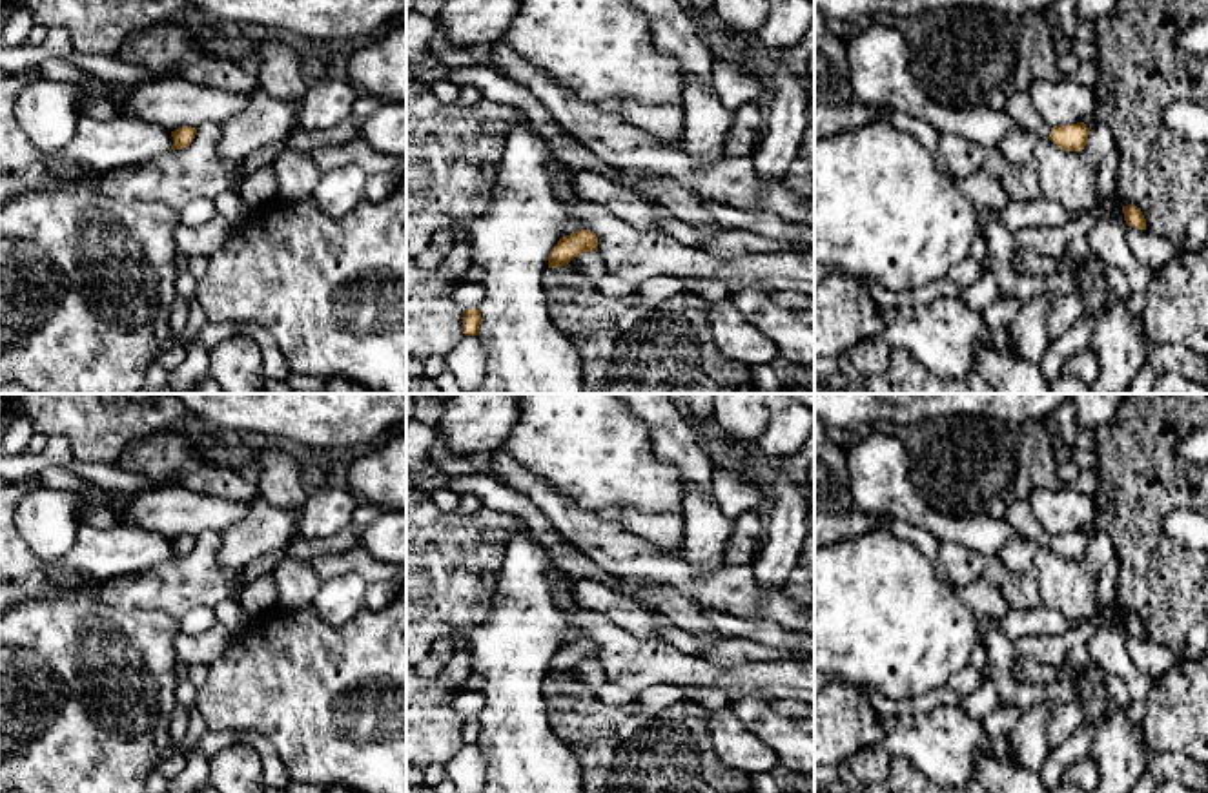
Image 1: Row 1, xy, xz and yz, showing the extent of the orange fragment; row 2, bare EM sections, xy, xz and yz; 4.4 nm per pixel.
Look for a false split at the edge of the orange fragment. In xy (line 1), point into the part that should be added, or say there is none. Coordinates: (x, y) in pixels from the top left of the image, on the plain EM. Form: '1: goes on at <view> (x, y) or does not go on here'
1: does not go on here

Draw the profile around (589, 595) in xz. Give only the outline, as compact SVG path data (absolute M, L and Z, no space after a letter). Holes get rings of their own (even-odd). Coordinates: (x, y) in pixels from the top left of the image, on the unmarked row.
M576 580L570 587L570 594L579 609L603 614L629 633L661 638L661 629L652 611L640 607L632 598L596 580Z

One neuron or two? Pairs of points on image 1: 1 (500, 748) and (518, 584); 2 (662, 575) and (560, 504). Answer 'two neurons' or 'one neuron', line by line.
1: one neuron
2: one neuron

